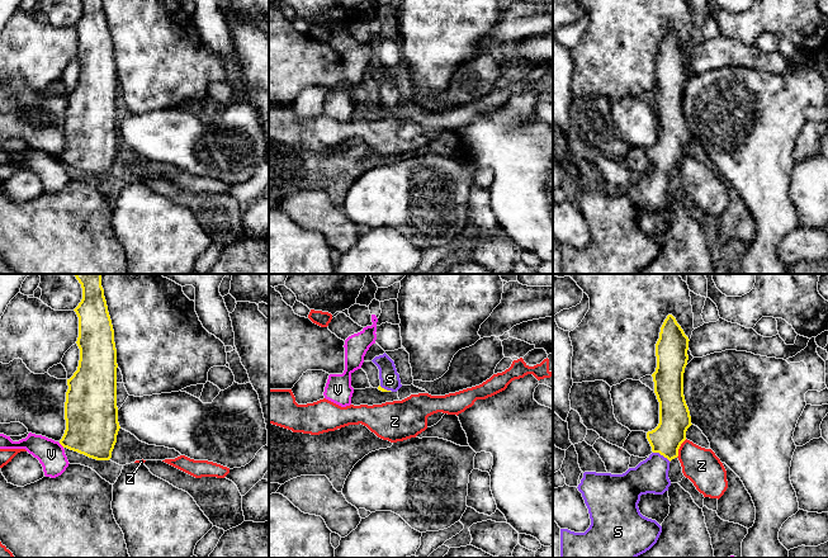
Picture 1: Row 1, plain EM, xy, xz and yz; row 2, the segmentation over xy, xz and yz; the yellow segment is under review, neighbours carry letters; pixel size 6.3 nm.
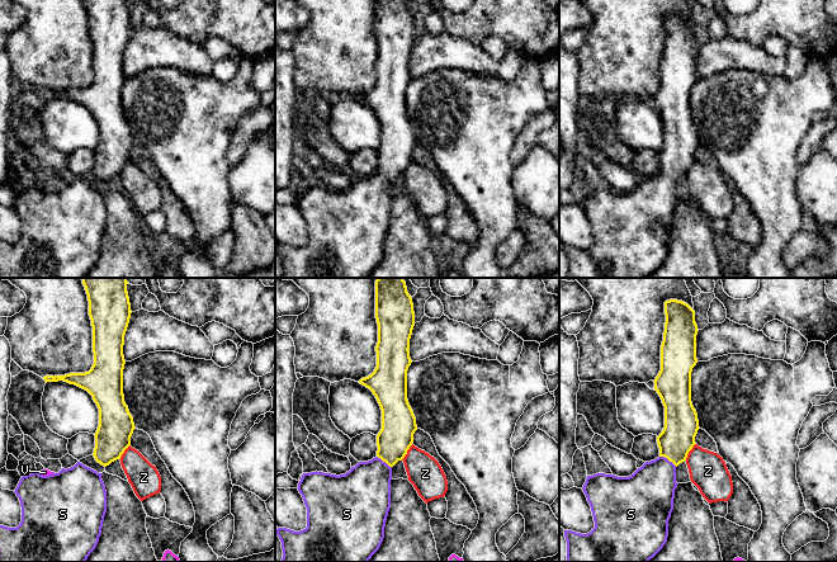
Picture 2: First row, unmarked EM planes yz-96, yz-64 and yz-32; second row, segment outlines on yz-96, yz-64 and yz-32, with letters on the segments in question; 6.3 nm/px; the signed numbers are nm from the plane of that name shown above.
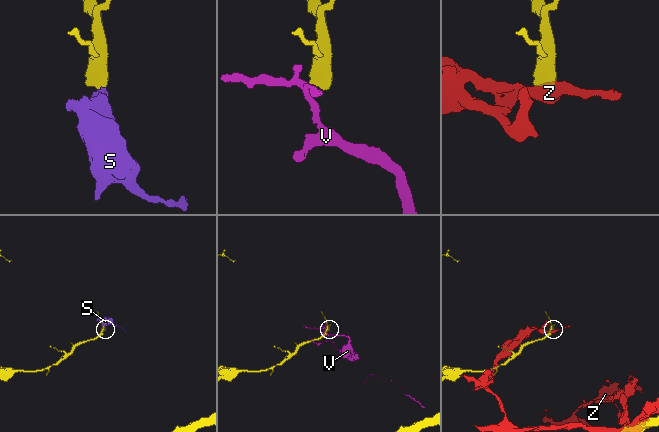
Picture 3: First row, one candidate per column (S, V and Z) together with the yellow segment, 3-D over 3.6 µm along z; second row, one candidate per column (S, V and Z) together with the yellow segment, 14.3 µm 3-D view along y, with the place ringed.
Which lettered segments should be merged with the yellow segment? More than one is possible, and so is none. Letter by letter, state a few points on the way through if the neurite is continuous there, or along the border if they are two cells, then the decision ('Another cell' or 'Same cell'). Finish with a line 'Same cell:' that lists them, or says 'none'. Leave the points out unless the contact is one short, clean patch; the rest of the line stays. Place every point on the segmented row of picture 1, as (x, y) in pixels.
S: Path across: yz (666, 439), (662, 454), (651, 476). Same cell
V: Boundary: xy (58, 443), (64, 447). Another cell
Z: Another cell
Same cell: S

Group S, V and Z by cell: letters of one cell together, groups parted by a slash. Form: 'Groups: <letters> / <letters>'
Groups: S / V / Z

